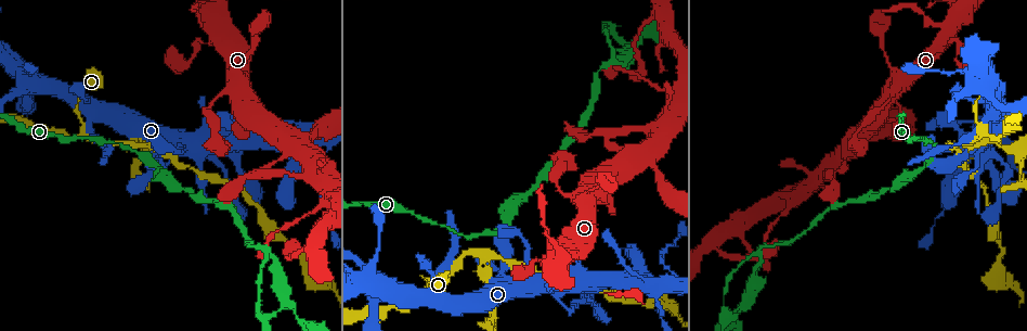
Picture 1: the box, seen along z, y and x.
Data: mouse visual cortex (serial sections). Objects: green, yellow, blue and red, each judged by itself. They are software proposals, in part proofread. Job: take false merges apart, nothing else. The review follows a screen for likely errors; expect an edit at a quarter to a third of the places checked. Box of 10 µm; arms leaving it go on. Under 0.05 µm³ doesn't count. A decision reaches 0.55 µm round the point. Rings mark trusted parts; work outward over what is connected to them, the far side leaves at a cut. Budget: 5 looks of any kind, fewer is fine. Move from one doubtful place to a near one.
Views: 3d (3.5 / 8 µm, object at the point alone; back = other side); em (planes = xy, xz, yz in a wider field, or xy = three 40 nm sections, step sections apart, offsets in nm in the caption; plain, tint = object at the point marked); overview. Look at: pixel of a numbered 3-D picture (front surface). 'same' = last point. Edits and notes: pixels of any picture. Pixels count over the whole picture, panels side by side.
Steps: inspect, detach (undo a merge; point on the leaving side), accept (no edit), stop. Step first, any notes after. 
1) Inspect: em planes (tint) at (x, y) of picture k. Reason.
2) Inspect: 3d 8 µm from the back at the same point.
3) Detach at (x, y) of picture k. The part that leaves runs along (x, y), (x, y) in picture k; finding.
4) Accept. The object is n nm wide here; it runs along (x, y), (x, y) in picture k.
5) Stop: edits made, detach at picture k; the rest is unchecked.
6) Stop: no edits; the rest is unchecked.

Inspect: 3d 3.5 µm at (652, 285) of picture 1. Sharp bend.

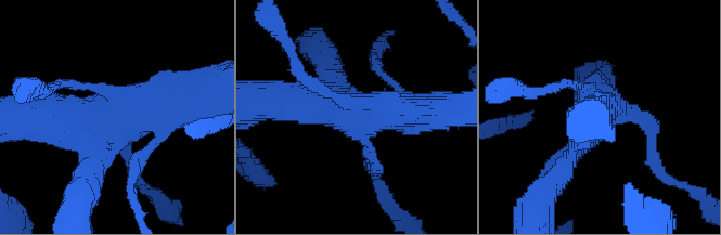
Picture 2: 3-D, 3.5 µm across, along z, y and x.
Accept. It runs along (37, 121), (153, 112), (156, 138) in picture 2; continuous, no second cell.

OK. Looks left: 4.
Inspect: 3d 8 µm at (980, 132) of picture 1. Narrows sharply.

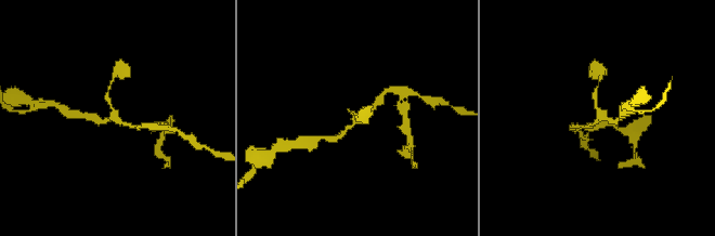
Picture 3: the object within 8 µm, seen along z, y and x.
Inspect: em xy step 1 (tint) at the same point. 3 arms meet here; the arms are 100, 200, 200 nm wide; shape alone is not enough.

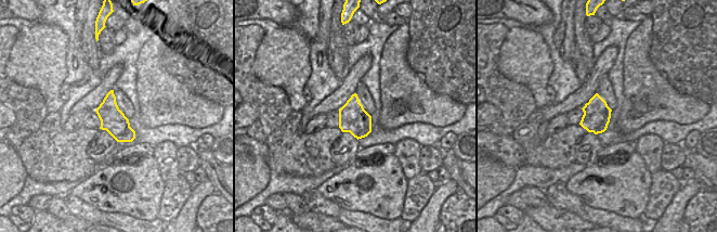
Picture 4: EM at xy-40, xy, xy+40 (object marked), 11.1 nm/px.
Accept. It runs along (107, 91), (116, 119), (139, 128) in picture 3; one cell here.

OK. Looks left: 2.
Stop: no edits; the rest is unchecked.

